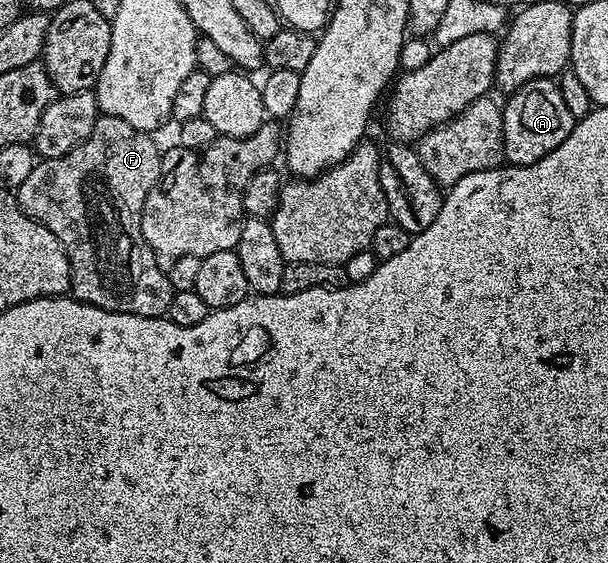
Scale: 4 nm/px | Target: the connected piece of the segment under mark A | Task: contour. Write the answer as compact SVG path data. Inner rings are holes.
M550 78L529 80L515 92L509 93L502 104L502 121L504 122L505 163L510 166L531 164L544 158L556 146L566 142L574 135L574 116L568 114L564 98L560 98L557 83Z

